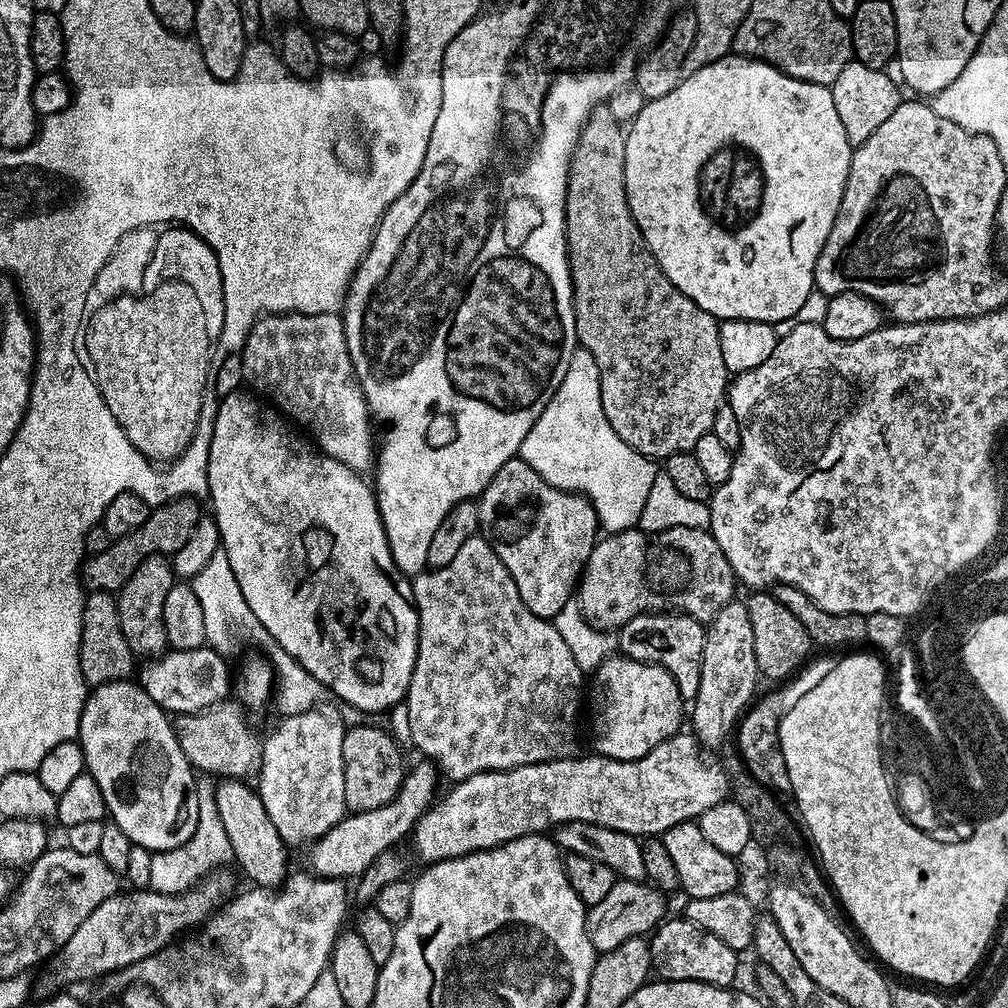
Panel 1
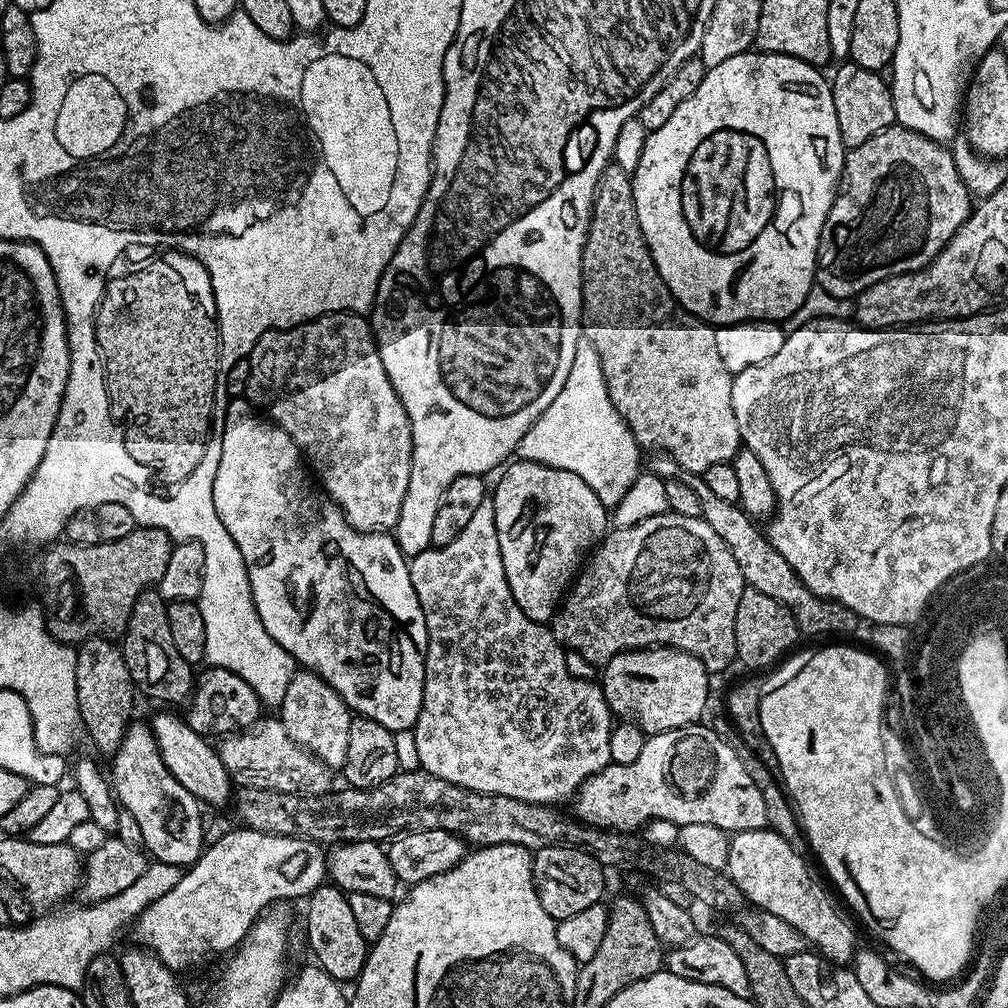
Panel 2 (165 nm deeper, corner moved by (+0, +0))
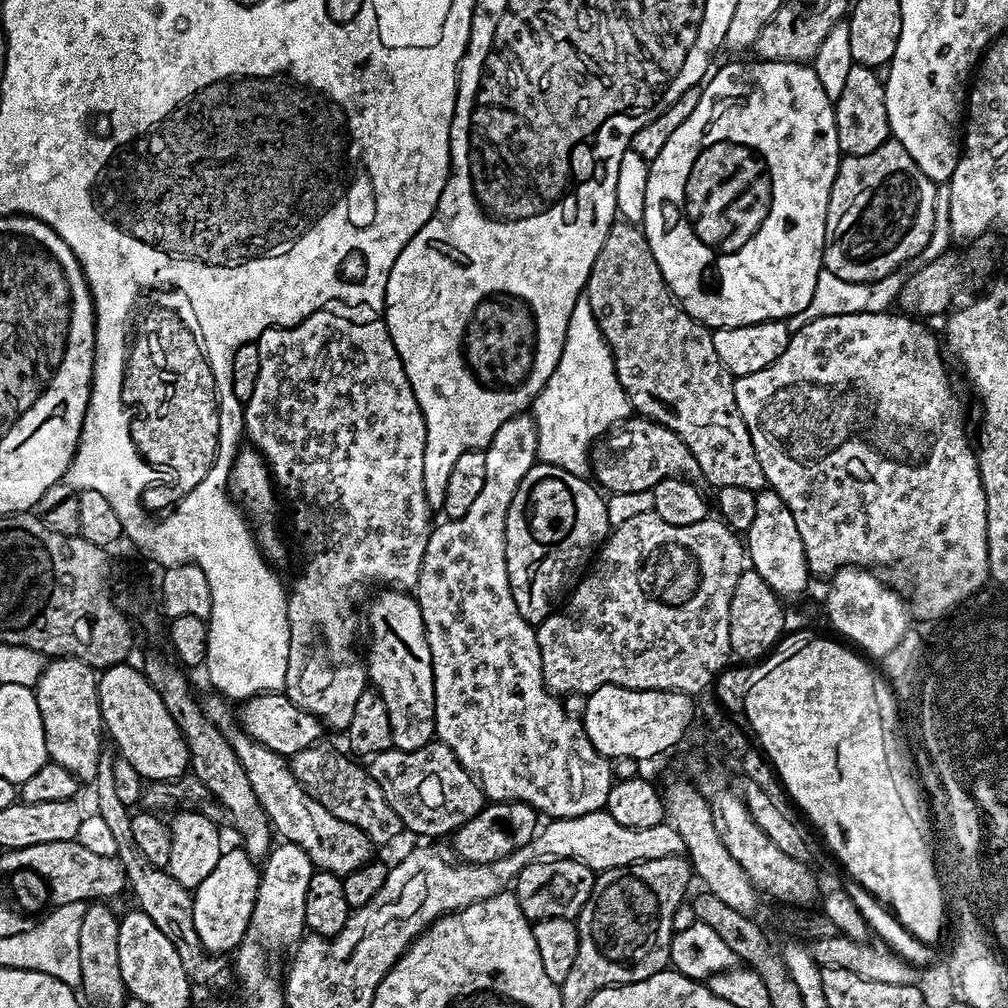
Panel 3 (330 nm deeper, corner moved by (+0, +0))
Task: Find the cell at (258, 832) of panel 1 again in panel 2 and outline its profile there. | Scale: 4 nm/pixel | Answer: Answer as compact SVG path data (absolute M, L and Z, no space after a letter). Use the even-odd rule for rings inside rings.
M160 712L153 720L150 720L150 727L156 739L162 762L166 762L170 774L174 778L178 778L178 782L182 786L186 786L186 790L190 790L194 799L199 800L204 806L224 804L227 800L229 803L233 799L233 777L226 770L219 751L213 745L211 748L208 745L211 743L205 737L198 735L188 724L187 719L180 717L179 720L178 717L171 716L168 712Z

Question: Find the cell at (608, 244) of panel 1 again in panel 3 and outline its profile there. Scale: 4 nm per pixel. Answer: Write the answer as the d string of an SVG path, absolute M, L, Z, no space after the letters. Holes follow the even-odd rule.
M623 222L612 223L606 234L606 242L602 242L602 250L598 250L598 256L594 258L590 278L586 281L586 299L610 346L614 370L618 374L618 382L622 382L622 390L628 396L631 411L643 419L653 420L674 430L678 438L690 446L690 454L694 454L705 481L709 485L712 483L713 489L742 486L742 490L761 491L766 481L750 438L750 430L746 430L746 422L742 422L742 414L734 398L735 379L722 366L718 350L714 350L712 332L676 303L666 278L662 278L662 270L658 270L658 262L654 262L654 254L646 242L643 227Z

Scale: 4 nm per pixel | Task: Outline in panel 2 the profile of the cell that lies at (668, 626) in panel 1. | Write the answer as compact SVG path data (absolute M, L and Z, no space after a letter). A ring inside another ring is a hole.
M635 648L633 652L619 652L603 665L604 697L617 717L631 722L645 734L665 732L695 724L708 704L710 674L704 663L694 654L681 648Z

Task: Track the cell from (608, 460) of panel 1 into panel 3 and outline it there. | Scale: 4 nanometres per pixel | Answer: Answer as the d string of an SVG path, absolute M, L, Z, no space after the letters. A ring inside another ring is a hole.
M586 298L577 299L570 314L562 358L558 358L558 366L554 366L554 374L550 374L546 386L542 386L530 415L538 430L536 454L539 463L562 466L562 470L582 477L589 475L593 444L617 424L629 419L628 396L622 390L622 382L618 382L612 351Z

